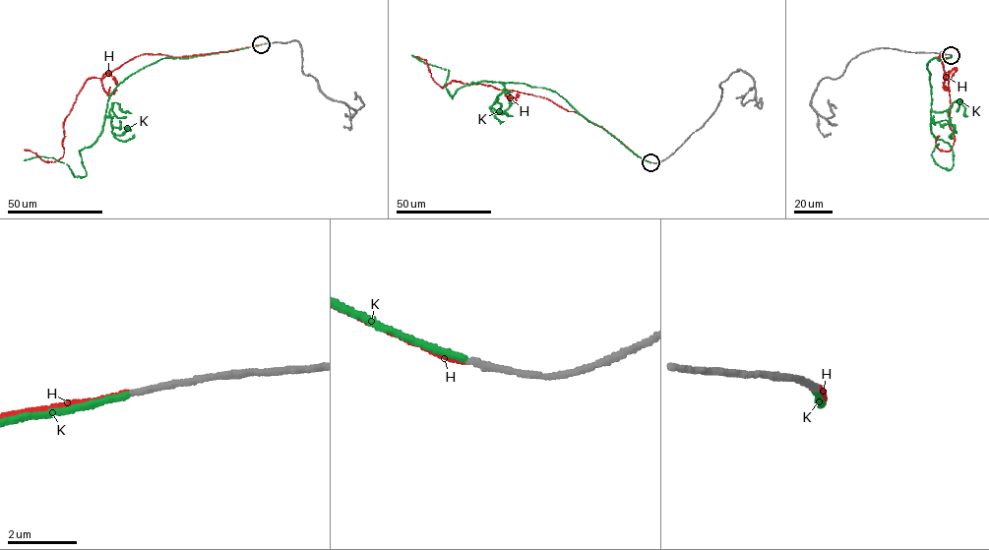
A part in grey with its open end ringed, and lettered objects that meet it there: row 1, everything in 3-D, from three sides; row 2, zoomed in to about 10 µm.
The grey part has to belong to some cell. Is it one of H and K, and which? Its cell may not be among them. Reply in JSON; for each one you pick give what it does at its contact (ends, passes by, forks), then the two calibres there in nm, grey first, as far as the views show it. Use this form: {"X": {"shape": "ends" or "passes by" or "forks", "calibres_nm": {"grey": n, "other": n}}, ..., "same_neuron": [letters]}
{"K": {"shape": "ends", "calibres_nm": {"grey": 160, "other": 180}}, "same_neuron": ["K"]}

